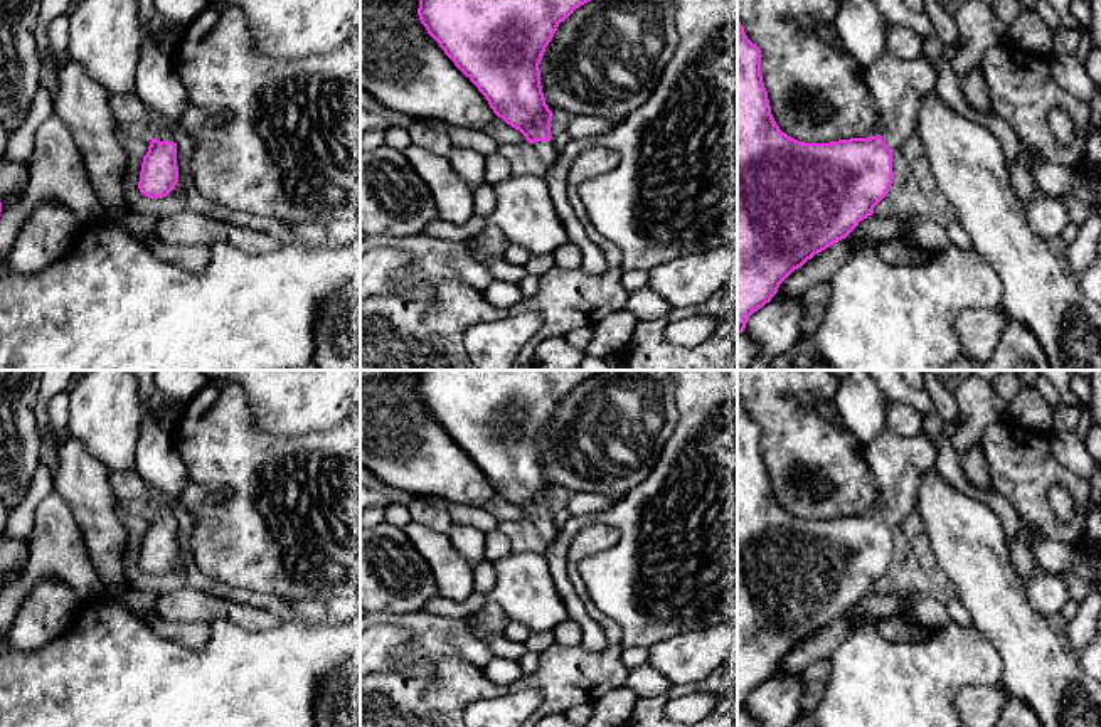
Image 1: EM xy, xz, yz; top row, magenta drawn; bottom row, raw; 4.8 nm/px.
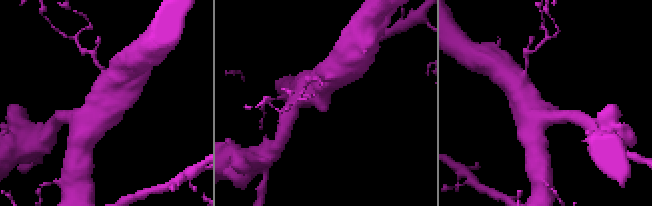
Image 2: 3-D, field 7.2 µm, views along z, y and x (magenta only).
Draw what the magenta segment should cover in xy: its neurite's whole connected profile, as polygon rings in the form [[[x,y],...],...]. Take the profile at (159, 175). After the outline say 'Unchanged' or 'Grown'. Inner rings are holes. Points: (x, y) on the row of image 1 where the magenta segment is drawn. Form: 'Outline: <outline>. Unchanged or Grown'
Outline: [[[148,34],[136,67],[136,94],[153,109],[153,138],[143,157],[138,188],[148,199],[167,197],[178,182],[177,143],[173,131],[189,103],[189,93],[177,72],[173,57]]]. Grown

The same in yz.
Outline: [[[737,19],[737,335],[795,269],[845,239],[874,214],[894,178],[892,151],[916,135],[923,99],[934,91],[938,79],[928,57],[904,61],[886,50],[862,69],[880,111],[880,133],[805,143],[776,125],[761,76],[761,57]]]. Grown

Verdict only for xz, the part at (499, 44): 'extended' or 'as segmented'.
extended

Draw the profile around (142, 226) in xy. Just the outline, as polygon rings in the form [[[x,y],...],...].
[[[104,209],[104,214],[99,217],[104,226],[118,226],[133,237],[143,241],[148,247],[153,247],[158,242],[157,222],[158,219],[150,214],[140,214],[133,210],[121,209]]]

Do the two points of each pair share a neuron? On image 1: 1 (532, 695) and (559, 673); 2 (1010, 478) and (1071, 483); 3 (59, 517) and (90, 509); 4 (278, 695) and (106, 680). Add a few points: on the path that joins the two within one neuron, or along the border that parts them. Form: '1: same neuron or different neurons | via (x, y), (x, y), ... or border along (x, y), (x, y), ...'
1: different neurons | border along (500, 695), (510, 690), (537, 689), (544, 699)
2: same neuron | via (1026, 477), (1056, 477)
3: different neurons | border along (53, 488), (68, 505), (88, 551)
4: same neuron | via (236, 695), (148, 695)

